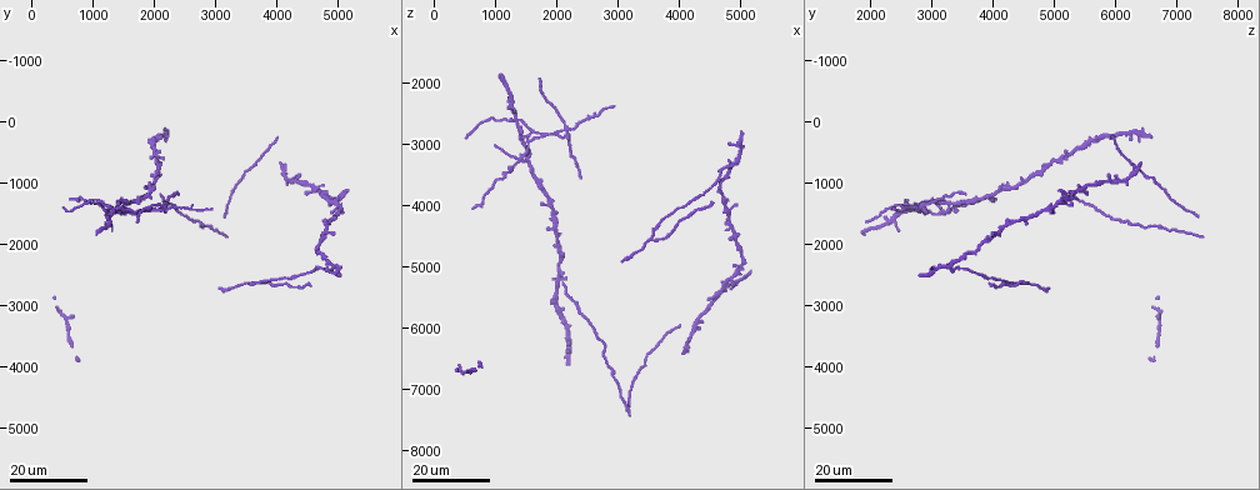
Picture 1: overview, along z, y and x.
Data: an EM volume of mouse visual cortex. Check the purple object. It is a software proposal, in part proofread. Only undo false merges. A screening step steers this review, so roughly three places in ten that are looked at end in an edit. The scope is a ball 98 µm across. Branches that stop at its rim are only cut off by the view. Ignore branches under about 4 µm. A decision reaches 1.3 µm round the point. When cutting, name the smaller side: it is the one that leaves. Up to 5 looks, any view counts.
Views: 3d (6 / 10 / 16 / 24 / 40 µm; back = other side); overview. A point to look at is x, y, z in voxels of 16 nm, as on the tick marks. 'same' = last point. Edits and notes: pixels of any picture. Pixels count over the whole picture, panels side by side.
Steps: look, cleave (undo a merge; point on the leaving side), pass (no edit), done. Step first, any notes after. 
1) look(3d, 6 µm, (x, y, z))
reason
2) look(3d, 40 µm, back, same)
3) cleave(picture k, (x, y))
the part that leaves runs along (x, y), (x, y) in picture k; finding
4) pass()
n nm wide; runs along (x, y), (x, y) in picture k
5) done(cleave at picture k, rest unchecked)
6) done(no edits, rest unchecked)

look(3d, 24 µm, (4950, 2350, 3300))
three-way junction

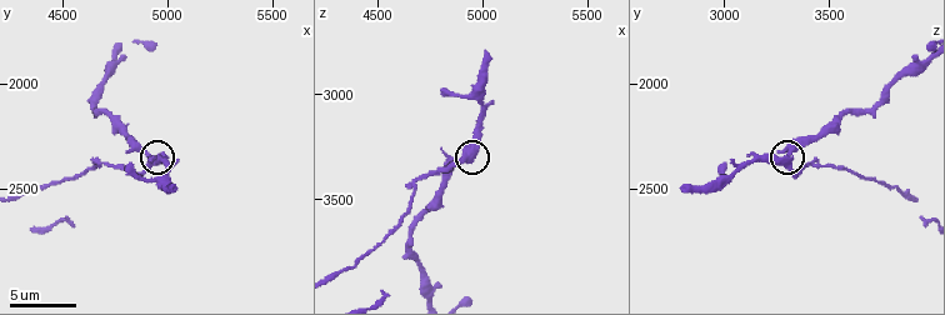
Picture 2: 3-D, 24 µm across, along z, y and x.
look(3d, 10 µm, (4940, 2370, 3290))
zoom in

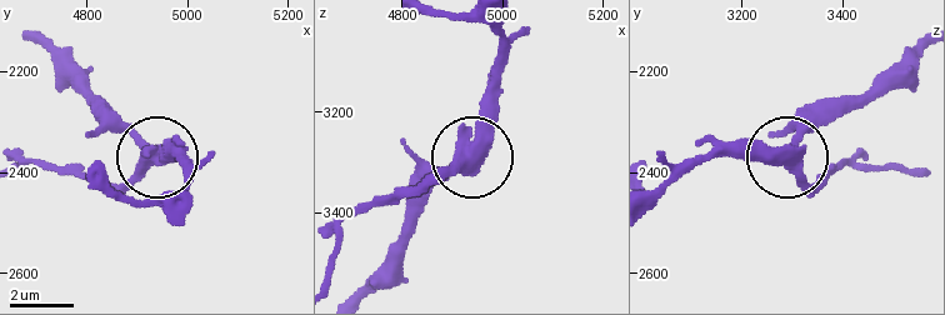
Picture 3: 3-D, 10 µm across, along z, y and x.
cleave(picture 3, (439, 175))
side arm 9 µm; 3 arms; two cells meet here

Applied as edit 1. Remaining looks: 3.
look(overview)

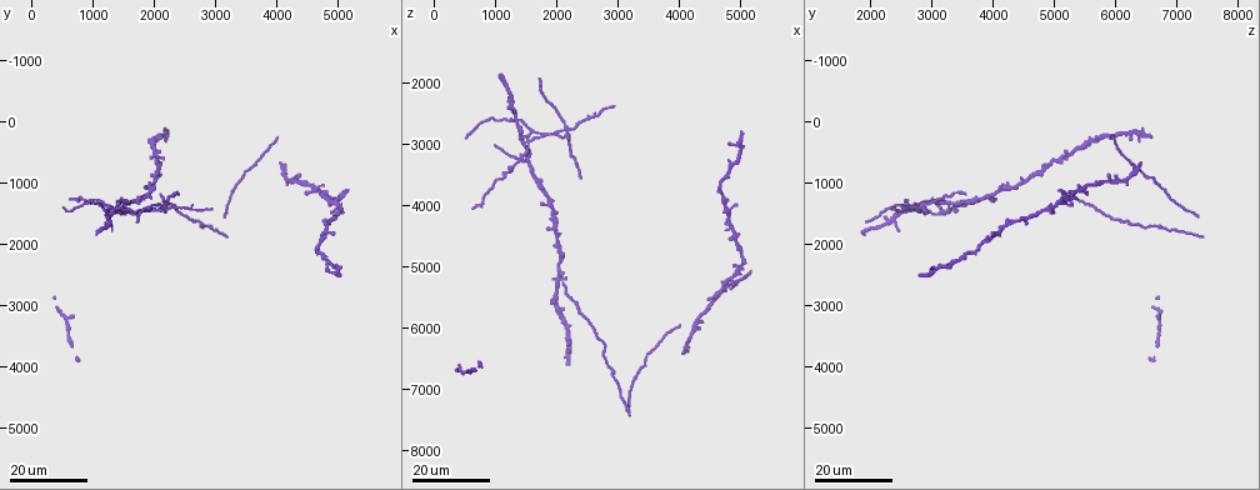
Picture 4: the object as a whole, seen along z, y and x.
look(3d, 24 µm, (4750, 1150, 5300))
thin arm on a thick one

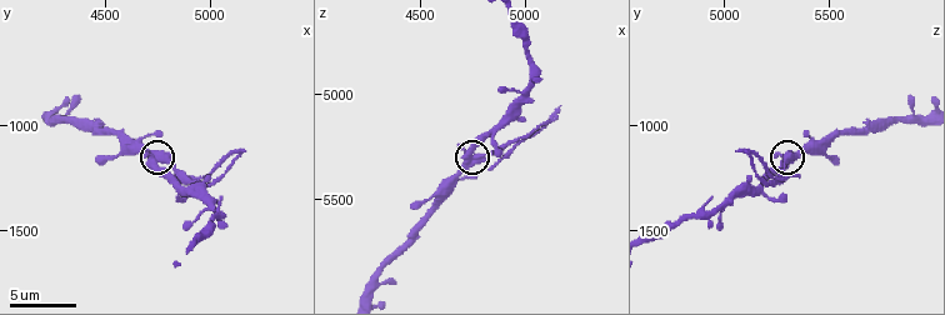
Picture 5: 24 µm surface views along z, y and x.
look(3d, 10 µm, (4760, 1160, 5290))
zoom in

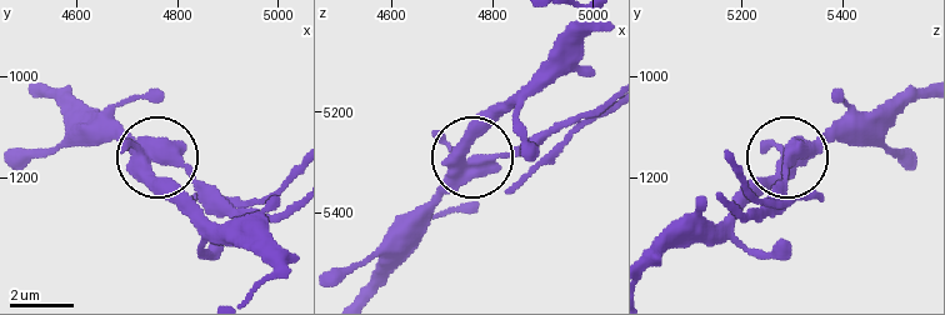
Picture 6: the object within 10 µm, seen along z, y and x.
cleave(picture 6, (194, 181))
480 nm wide; the part that leaves runs along (470, 169), (508, 153), (555, 150), (604, 115) in picture 6; two cells meet here

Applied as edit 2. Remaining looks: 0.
done(cleave at picture 3, cleave at picture 6, rest unchecked)

